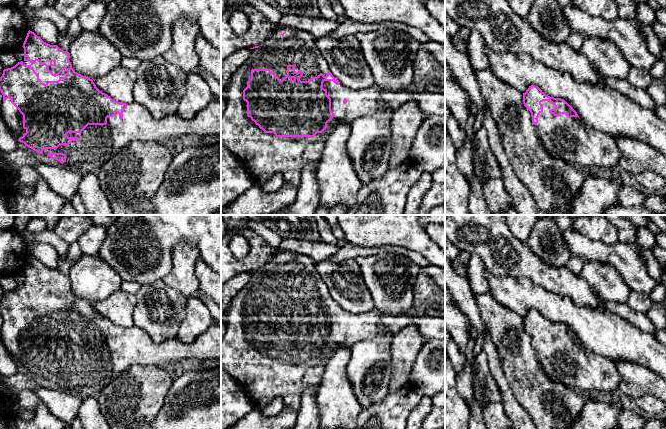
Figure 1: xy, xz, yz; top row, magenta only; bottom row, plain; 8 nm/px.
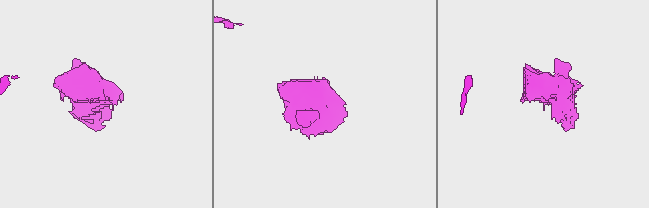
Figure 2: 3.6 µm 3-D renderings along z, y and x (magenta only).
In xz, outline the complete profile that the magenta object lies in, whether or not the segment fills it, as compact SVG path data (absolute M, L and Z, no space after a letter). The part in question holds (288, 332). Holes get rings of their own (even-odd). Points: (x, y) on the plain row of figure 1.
M277 249L262 268L250 273L250 281L232 299L225 315L226 333L221 339L221 369L241 384L255 409L263 411L276 397L281 397L286 407L298 411L304 392L309 388L317 391L325 367L337 349L372 340L380 333L393 337L403 328L414 325L424 342L445 339L445 317L393 315L376 309L353 314L343 310L332 299L327 285L316 271L315 263L307 256Z

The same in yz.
M531 309L523 317L523 328L531 337L541 368L551 380L575 391L601 391L616 395L621 376L613 359L586 348L564 323L550 321L538 310Z

